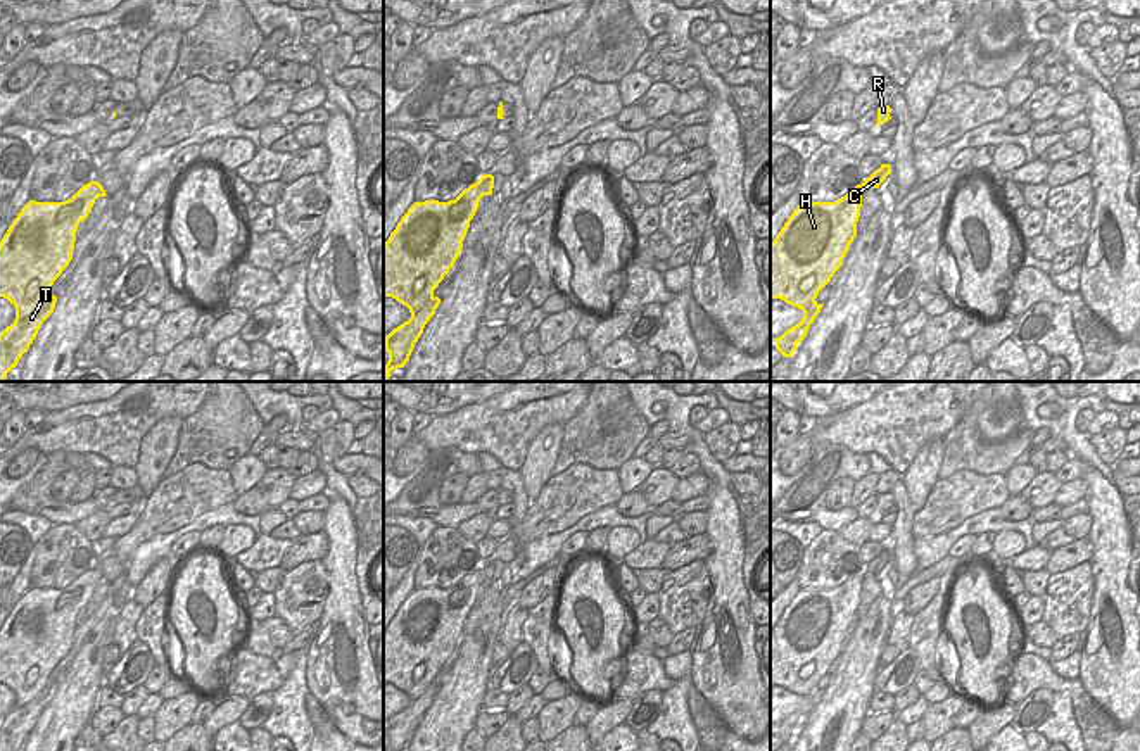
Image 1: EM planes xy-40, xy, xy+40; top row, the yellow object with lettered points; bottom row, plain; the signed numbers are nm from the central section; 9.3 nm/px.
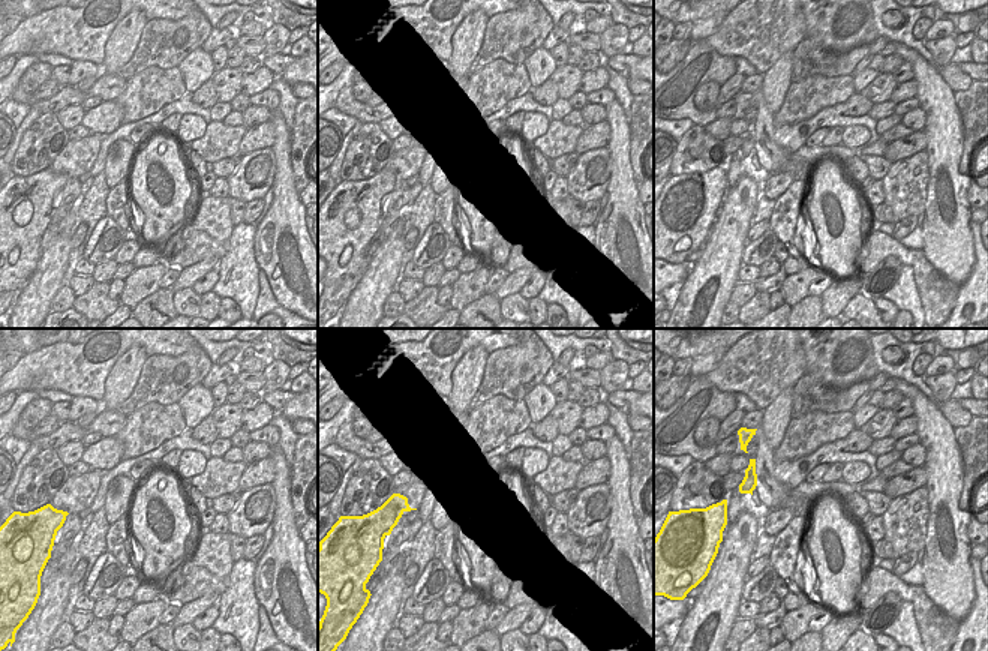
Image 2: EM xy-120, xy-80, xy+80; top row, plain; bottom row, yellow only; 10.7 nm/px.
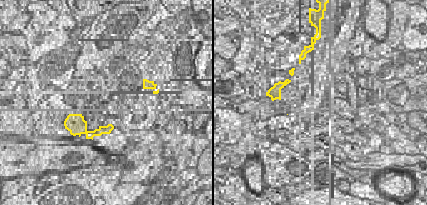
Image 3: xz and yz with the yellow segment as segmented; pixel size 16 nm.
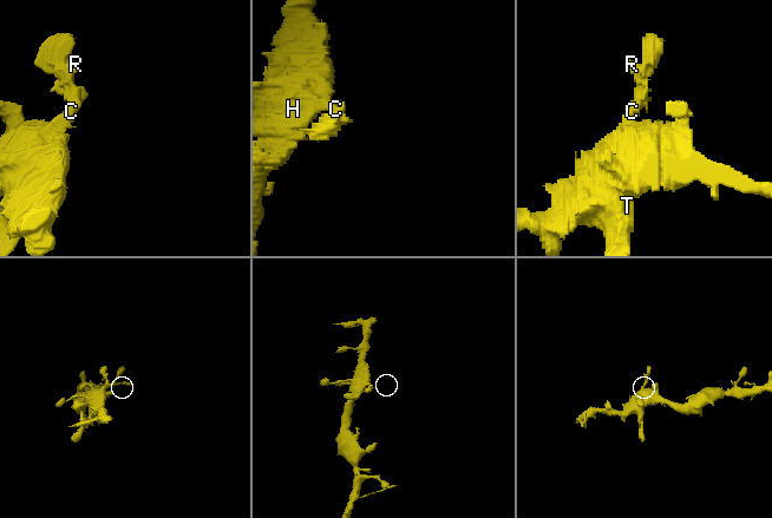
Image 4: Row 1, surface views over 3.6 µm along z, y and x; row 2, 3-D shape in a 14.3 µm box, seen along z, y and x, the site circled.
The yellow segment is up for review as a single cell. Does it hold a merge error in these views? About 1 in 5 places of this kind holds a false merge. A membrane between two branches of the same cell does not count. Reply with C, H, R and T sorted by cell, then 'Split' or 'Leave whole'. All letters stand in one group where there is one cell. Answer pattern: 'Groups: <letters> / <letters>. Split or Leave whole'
Groups: C H R T. Leave whole.

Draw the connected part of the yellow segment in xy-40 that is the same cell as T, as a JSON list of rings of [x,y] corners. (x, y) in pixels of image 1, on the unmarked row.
[[[90,568],[64,589],[29,587],[0,627],[0,684],[16,694],[14,710],[0,720],[0,751],[17,751],[54,699],[57,684],[52,672],[73,646],[79,609],[88,604],[95,587],[105,582],[98,568]]]

